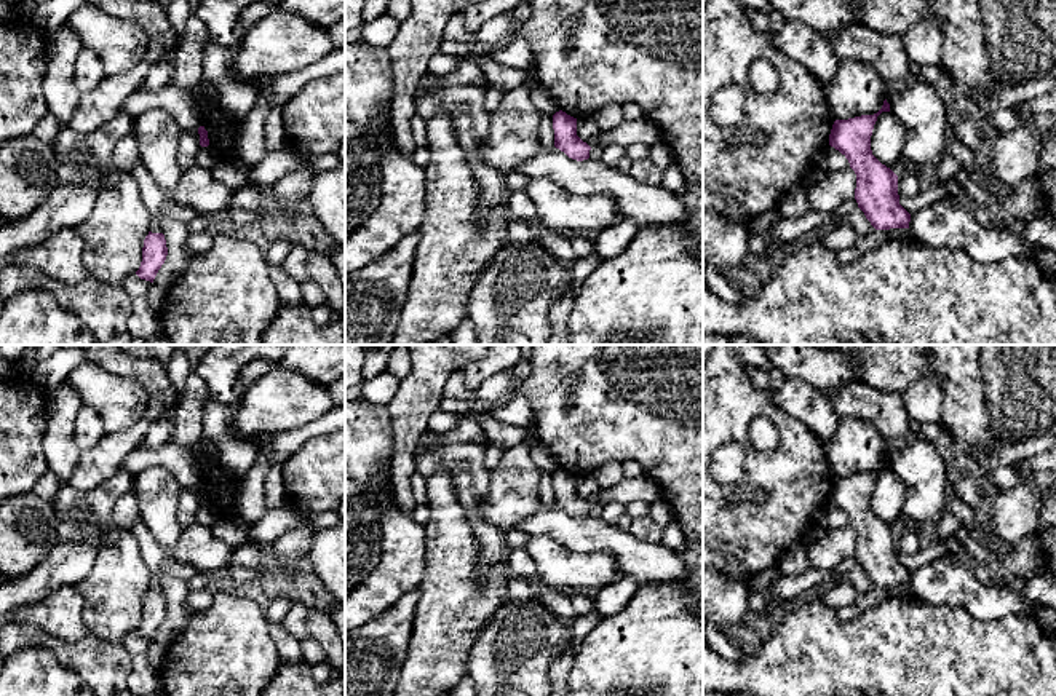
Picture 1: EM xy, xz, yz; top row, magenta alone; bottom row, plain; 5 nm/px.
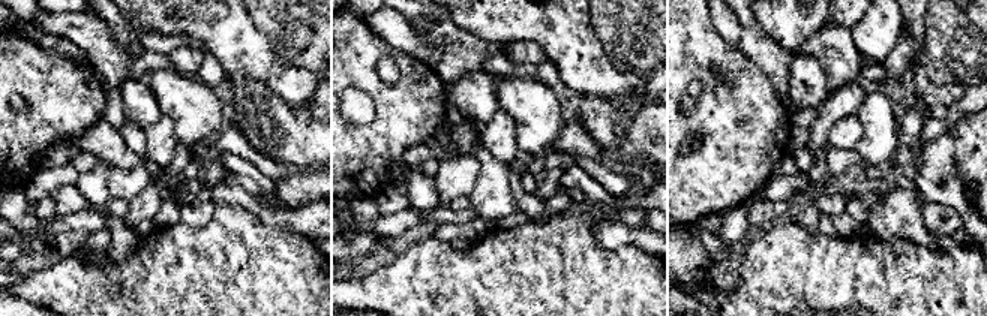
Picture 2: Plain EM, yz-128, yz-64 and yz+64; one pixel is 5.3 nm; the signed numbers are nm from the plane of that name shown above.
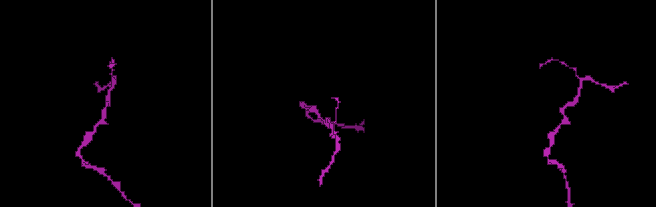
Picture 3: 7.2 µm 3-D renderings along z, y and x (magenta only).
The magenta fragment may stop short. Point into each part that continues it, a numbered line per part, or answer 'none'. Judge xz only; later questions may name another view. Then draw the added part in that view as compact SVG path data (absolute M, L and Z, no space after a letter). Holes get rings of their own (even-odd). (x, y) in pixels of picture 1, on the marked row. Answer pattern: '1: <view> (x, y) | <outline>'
none

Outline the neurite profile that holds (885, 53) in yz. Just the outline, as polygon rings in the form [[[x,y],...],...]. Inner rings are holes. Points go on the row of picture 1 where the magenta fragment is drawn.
[[[856,22],[831,32],[826,40],[839,62],[859,61],[867,64],[887,86],[899,86],[911,80],[909,59],[898,35],[879,34]]]

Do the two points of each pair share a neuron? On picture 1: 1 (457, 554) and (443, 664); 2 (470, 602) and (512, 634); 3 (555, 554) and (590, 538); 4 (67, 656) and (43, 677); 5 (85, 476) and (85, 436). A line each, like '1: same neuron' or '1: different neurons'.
1: same neuron
2: different neurons
3: different neurons
4: different neurons
5: different neurons

